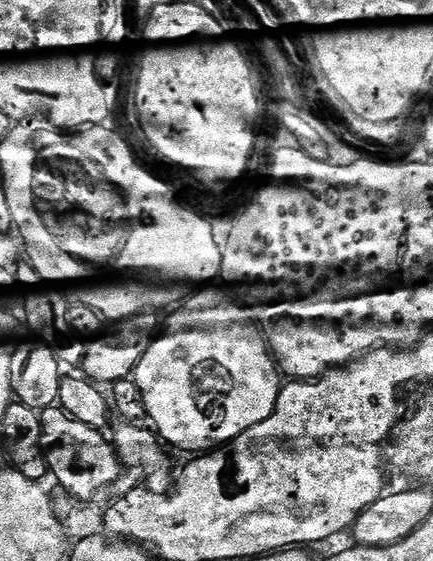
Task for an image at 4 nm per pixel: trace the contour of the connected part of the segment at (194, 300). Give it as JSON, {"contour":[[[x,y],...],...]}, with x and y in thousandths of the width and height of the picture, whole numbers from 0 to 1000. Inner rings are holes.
{"contour":[[[487,513],[464,515],[462,520],[448,526],[434,538],[436,545],[406,554],[386,570],[376,592],[353,604],[349,617],[337,631],[330,633],[328,645],[319,649],[307,663],[307,676],[314,681],[321,695],[330,702],[337,718],[342,749],[349,752],[353,765],[363,775],[390,795],[402,795],[434,809],[467,809],[510,795],[529,793],[538,784],[545,784],[559,772],[573,765],[582,765],[598,752],[612,750],[614,745],[630,736],[633,724],[640,722],[642,702],[651,690],[651,667],[640,654],[635,642],[628,640],[626,626],[610,606],[610,597],[591,581],[575,570],[570,558],[529,528],[529,531]]]}

